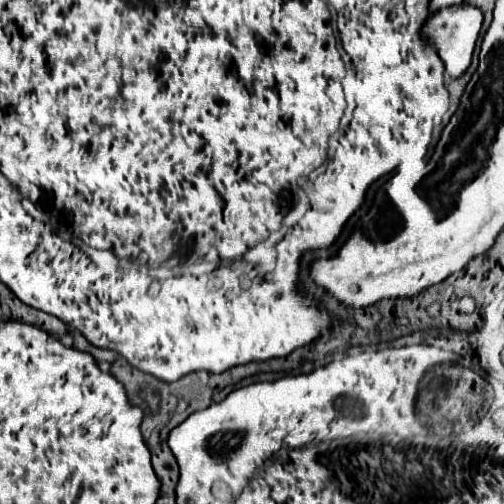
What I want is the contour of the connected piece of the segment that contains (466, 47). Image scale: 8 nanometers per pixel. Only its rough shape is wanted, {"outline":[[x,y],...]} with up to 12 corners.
{"outline":[[467,3],[433,13],[425,41],[447,79],[471,65],[481,9]]}

